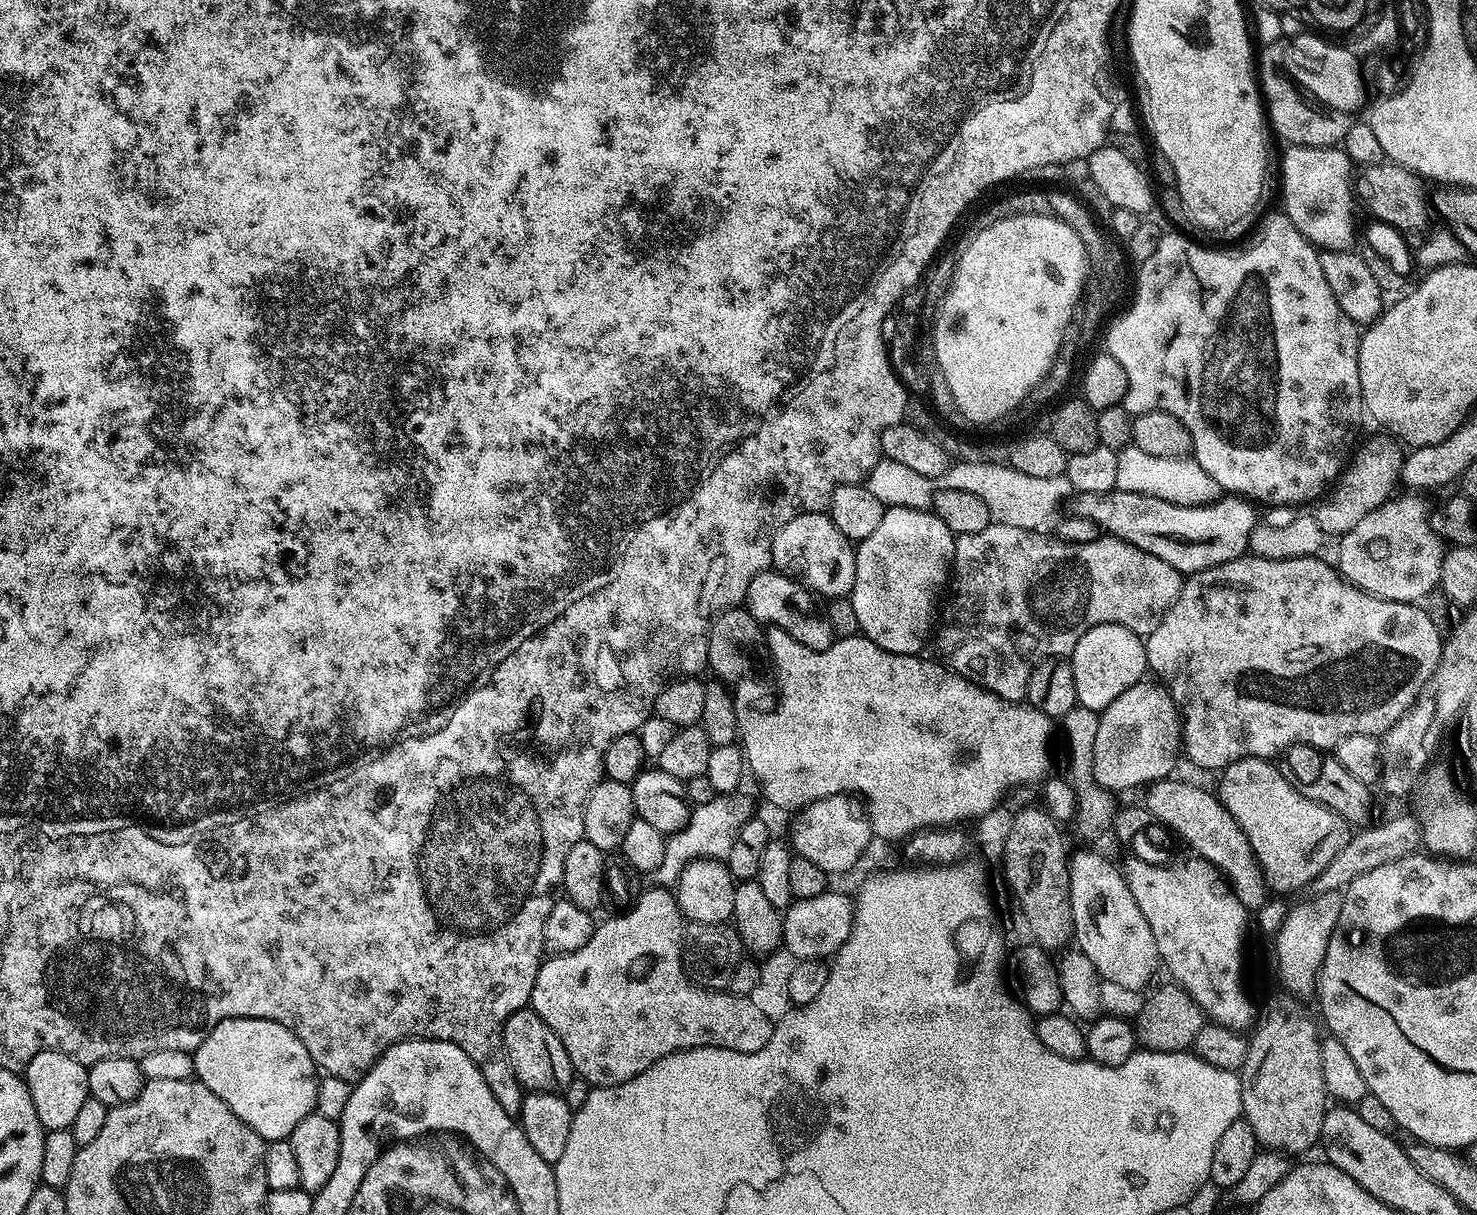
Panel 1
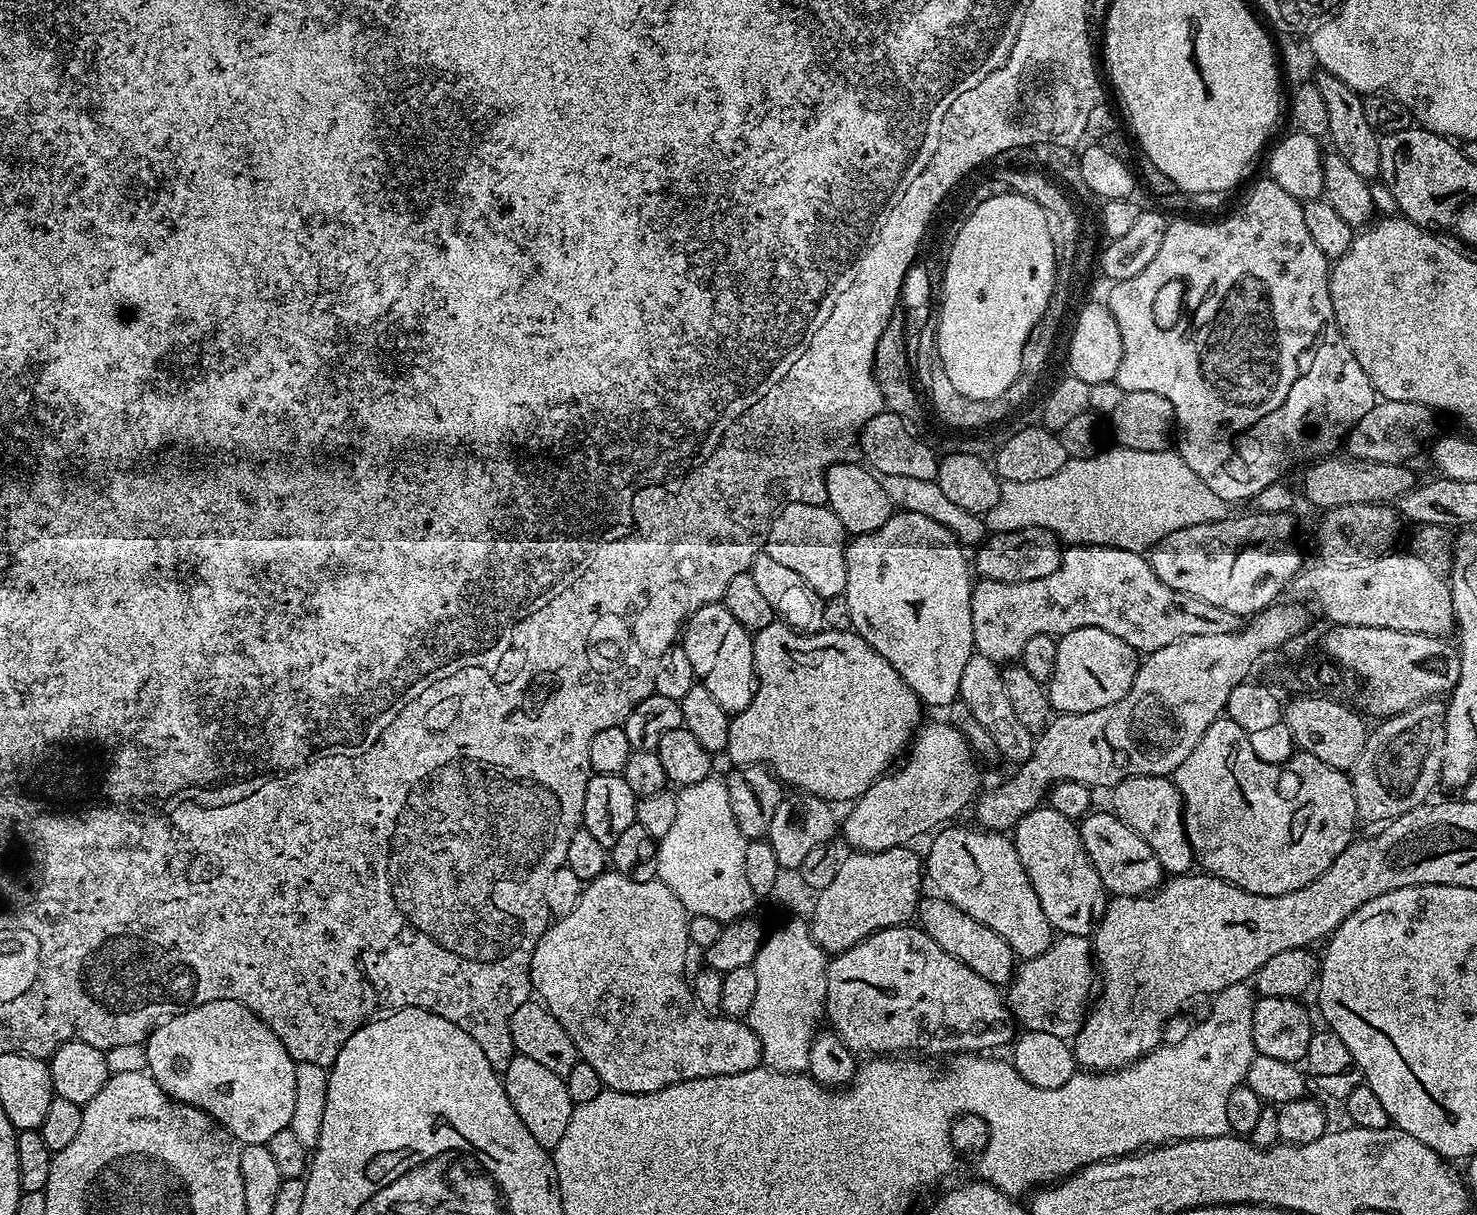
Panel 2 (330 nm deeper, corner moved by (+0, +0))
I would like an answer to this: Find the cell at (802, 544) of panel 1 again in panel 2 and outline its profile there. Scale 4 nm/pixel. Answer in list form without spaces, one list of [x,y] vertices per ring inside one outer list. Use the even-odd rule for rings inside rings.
[[[788,502],[785,505],[768,528],[768,556],[794,570],[794,574],[799,574],[802,582],[806,582],[806,586],[814,589],[821,598],[843,596],[848,577],[848,557],[842,522],[838,522],[832,509],[824,504]]]

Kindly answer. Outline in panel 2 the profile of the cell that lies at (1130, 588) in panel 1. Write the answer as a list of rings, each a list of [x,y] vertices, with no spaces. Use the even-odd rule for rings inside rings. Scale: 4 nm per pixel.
[[[1068,546],[1063,549],[1058,570],[1054,570],[1054,574],[1046,574],[1046,578],[1034,578],[1034,582],[1013,584],[984,578],[972,589],[972,633],[975,651],[1001,666],[1019,661],[1022,646],[1026,646],[1026,642],[1030,642],[1034,634],[1062,638],[1074,630],[1101,628],[1106,634],[1114,634],[1119,640],[1126,642],[1129,649],[1147,654],[1191,636],[1235,632],[1241,624],[1241,617],[1232,612],[1224,612],[1218,606],[1210,606],[1210,602],[1200,600],[1197,596],[1175,592],[1158,578],[1158,574],[1154,574],[1151,559],[1147,555],[1122,550],[1119,546]]]

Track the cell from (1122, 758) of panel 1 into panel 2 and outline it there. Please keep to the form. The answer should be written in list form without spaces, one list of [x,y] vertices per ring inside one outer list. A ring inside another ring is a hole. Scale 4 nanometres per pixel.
[[[1041,806],[1030,810],[1030,814],[1026,814],[1016,823],[1014,843],[1018,850],[1018,858],[1034,886],[1034,894],[1038,894],[1038,902],[1042,902],[1042,910],[1048,921],[1052,923],[1053,929],[1060,934],[1091,937],[1096,925],[1104,917],[1104,911],[1110,903],[1110,896],[1104,883],[1098,878],[1090,858],[1084,852],[1079,827],[1058,810]]]

